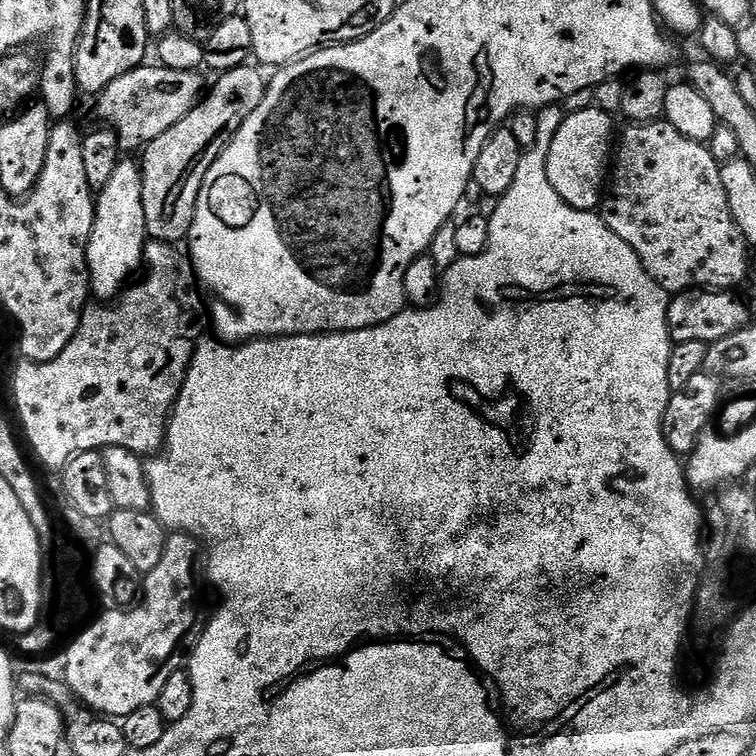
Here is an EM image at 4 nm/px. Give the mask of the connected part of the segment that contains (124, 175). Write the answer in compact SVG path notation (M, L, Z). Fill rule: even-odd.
M121 159L120 164L114 166L110 182L106 182L94 203L94 226L86 250L88 283L91 295L97 301L111 302L119 297L129 281L141 271L144 246L149 239L146 209L142 206L142 174L139 163L135 159Z

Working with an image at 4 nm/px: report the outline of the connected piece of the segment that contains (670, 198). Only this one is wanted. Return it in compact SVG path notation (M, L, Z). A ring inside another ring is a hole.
M663 118L649 124L632 124L623 132L624 129L618 136L618 147L614 152L614 167L610 172L610 183L607 185L606 195L601 199L598 209L598 214L606 222L606 226L610 226L610 230L614 230L614 234L618 234L618 238L622 238L622 242L626 242L626 246L630 246L634 254L638 254L644 269L654 277L658 286L662 286L669 294L686 292L690 288L735 289L737 287L735 284L742 283L744 275L748 272L750 246L744 241L742 230L738 230L738 222L734 222L734 214L730 214L728 195L726 190L722 190L721 161L715 160L707 143L694 138L686 138L686 134L674 130L674 126L670 126L670 122Z

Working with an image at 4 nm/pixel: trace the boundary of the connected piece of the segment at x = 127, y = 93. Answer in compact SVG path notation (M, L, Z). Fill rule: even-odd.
M141 66L122 74L122 78L114 78L110 86L106 86L99 93L96 112L109 127L114 128L120 137L121 149L143 149L145 144L154 142L175 126L182 122L190 110L199 104L206 92L206 83L200 77L199 71L170 70L159 66Z

